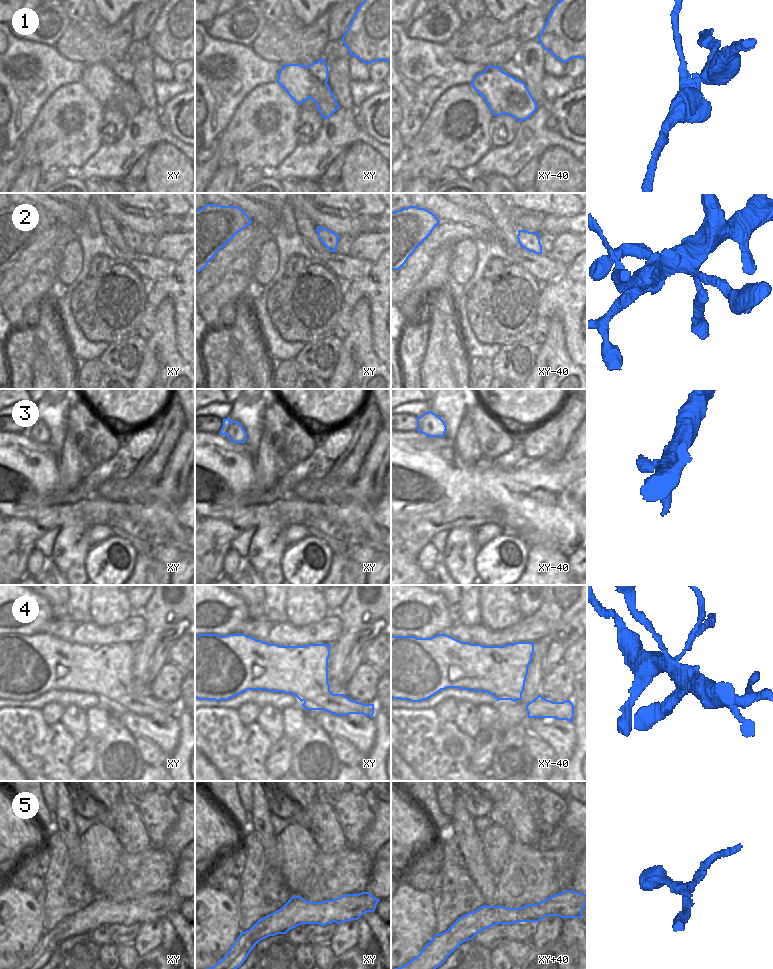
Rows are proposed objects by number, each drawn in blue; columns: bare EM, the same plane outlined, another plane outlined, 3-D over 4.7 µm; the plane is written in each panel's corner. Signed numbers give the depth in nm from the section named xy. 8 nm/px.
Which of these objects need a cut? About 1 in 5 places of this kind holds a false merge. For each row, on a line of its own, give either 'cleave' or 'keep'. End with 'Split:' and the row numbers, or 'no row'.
1: cleave
2: keep
3: keep
4: keep
5: keep
Split: 1

